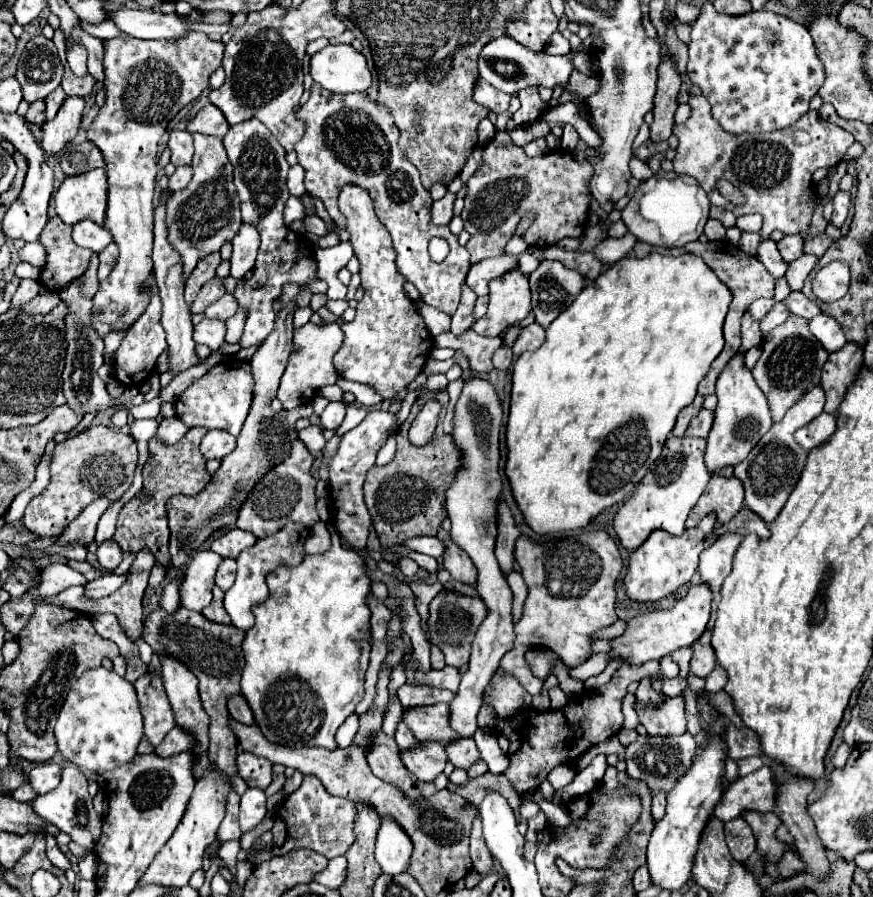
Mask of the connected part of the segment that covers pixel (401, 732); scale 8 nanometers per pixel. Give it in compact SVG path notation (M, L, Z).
M399 724L399 726L397 726L395 742L399 744L399 748L401 748L403 752L405 752L405 750L409 750L409 748L415 748L415 746L419 744L419 740L411 736L411 732L409 732L409 728L407 728L405 724Z

